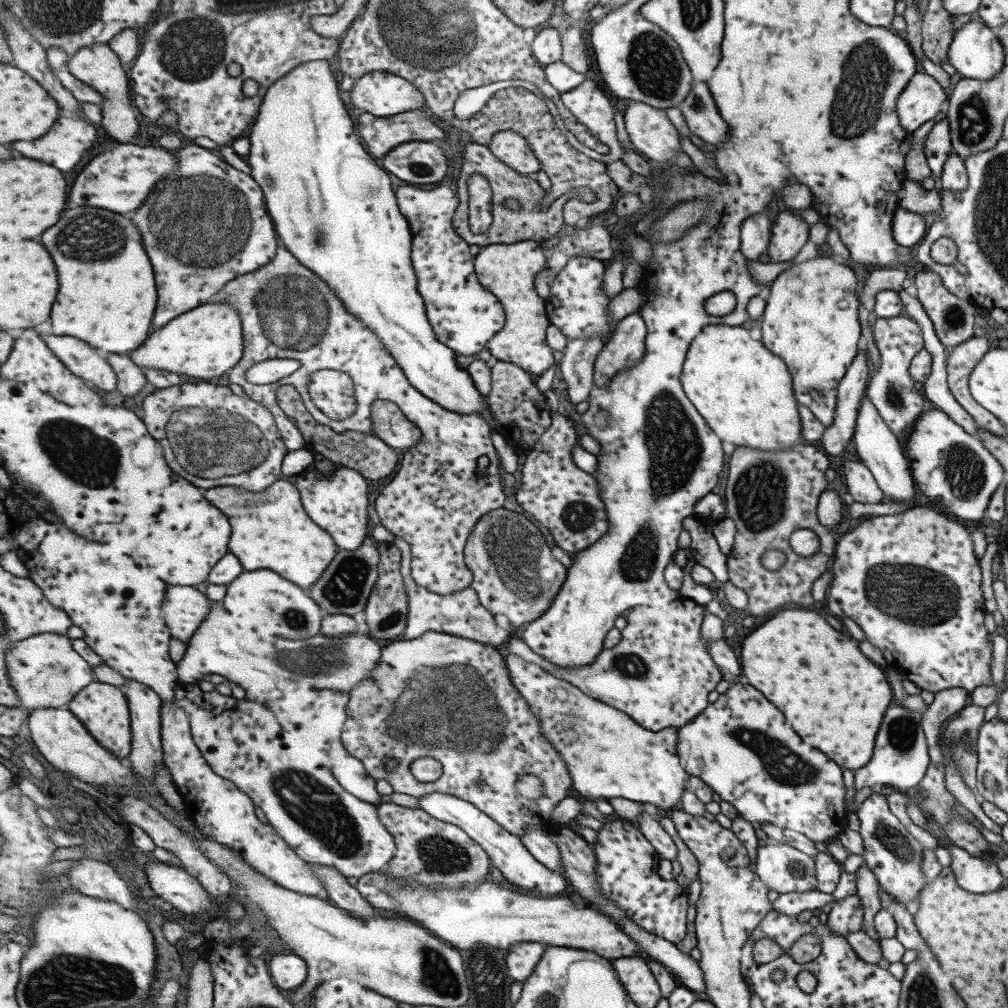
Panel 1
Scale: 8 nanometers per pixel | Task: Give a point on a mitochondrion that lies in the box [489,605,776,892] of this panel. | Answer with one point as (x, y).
(629, 665)

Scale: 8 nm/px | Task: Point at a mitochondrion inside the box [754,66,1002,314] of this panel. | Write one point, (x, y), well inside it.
(974, 117)

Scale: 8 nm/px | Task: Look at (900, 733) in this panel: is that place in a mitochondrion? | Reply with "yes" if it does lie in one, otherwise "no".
yes

